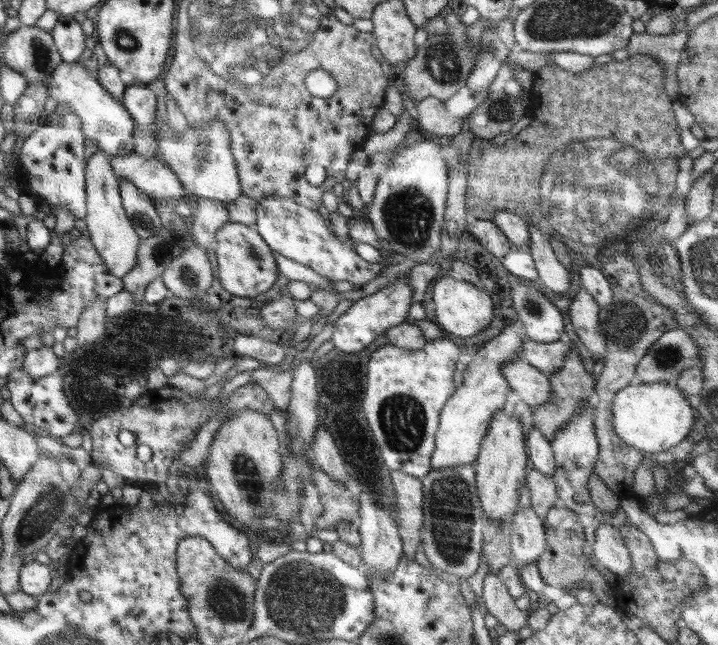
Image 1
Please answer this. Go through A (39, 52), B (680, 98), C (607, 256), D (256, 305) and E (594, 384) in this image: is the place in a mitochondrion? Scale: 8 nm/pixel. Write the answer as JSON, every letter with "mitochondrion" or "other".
{"A":"mitochondrion","B":"other","C":"mitochondrion","D":"other","E":"other"}

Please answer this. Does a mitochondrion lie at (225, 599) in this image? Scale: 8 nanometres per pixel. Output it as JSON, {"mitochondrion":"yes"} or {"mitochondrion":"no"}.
{"mitochondrion":"yes"}

